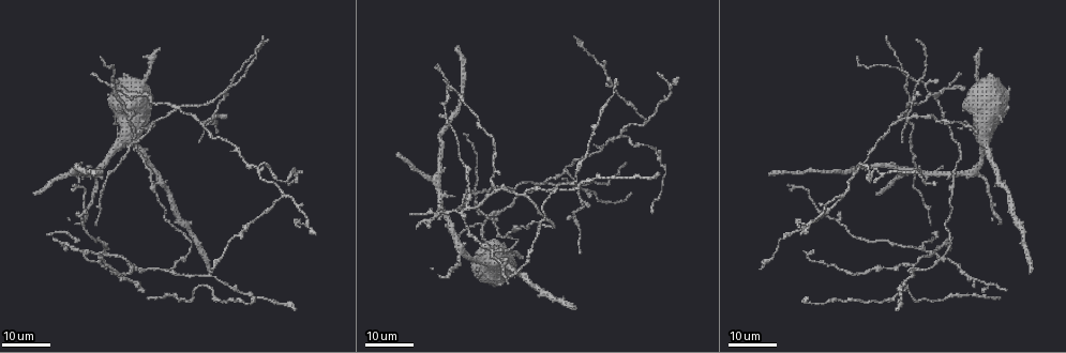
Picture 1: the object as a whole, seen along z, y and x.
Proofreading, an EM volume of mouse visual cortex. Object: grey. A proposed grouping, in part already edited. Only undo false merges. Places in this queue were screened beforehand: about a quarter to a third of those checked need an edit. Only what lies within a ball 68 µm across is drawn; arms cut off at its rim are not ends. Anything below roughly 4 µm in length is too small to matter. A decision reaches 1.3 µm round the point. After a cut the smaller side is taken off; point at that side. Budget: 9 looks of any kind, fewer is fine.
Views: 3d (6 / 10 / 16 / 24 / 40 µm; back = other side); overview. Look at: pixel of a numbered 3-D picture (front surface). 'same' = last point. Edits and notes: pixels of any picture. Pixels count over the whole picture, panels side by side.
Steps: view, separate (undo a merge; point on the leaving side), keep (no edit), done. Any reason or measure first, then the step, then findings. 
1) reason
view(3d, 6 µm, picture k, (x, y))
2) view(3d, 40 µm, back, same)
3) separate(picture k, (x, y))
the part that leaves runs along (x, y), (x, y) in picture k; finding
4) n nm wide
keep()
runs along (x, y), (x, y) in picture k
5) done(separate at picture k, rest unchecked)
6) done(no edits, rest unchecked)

narrows sharply
view(3d, 24 µm, picture 1, (876, 167))

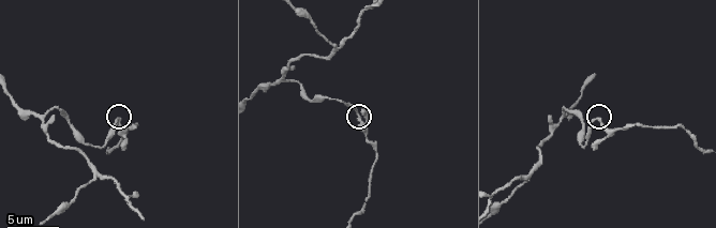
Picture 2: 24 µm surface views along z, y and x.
zoom in
view(3d, 10 µm, picture 2, (357, 109))

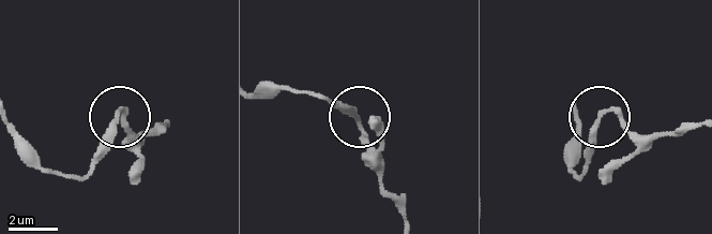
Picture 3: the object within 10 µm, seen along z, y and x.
keep()
runs along (19, 146), (74, 176), (119, 115), (139, 144) in picture 3; continuous, no second cell

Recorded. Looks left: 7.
arms part here
view(3d, 6 µm, picture 2, (97, 176))

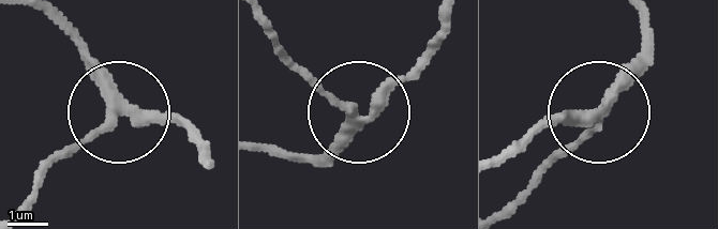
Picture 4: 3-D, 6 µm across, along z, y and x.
270 nm wide
keep()
all the same cell

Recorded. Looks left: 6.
three arms meet
view(3d, 24 µm, picture 1, (468, 209))

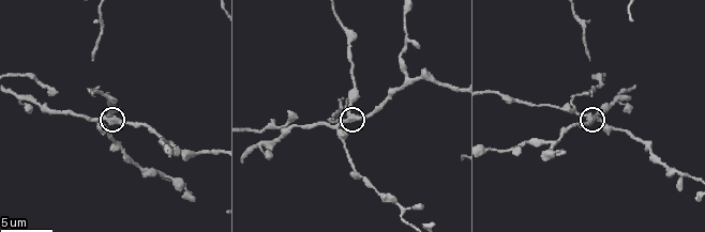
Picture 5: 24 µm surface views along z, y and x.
zoom in
view(3d, 6 µm, picture 5, (588, 116))

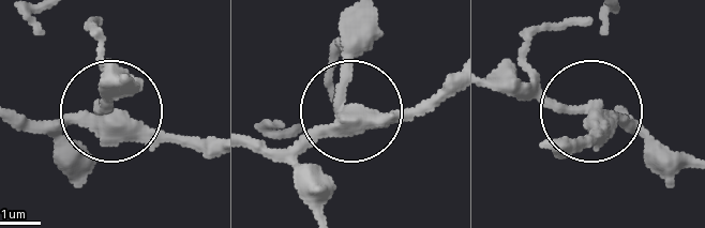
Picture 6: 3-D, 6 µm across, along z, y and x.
separate(picture 6, (110, 95))
the part that leaves runs along (589, 103), (531, 103), (491, 86) in picture 6; a second cell is stuck on

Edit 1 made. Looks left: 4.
redraw
view(overview)

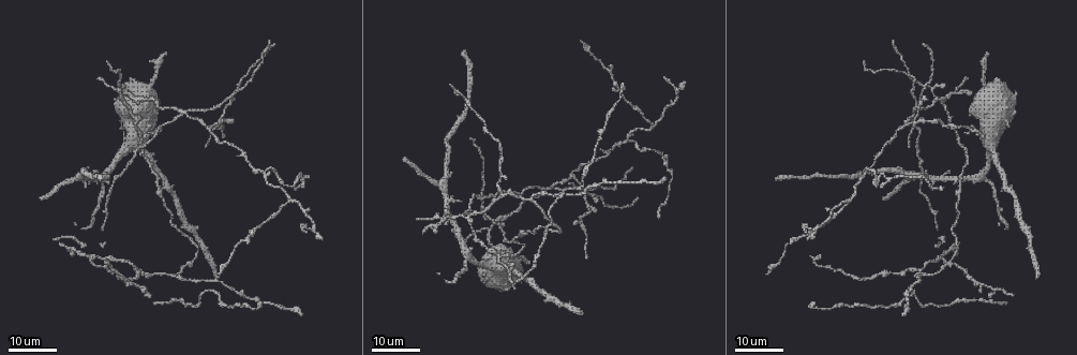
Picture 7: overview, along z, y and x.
a fork
view(3d, 16 µm, picture 7, (501, 193))

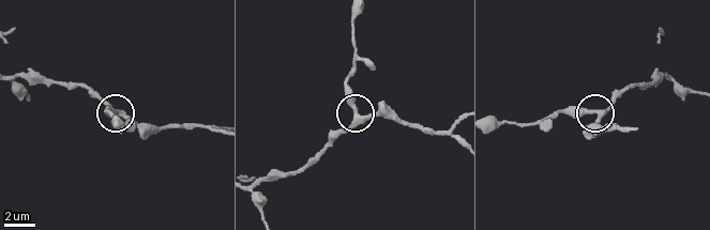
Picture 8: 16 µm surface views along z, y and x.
view(3d, 10 µm, picture 8, (598, 111))

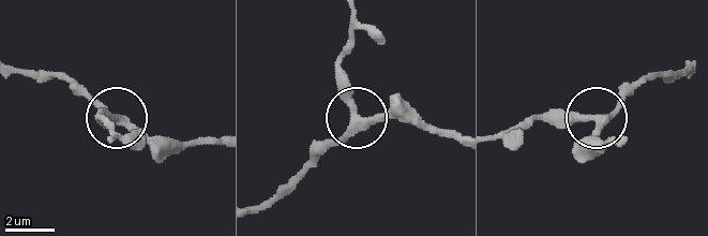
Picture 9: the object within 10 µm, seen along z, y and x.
keep()
runs along (456, 141), (389, 116), (360, 114), (340, 57) in picture 9; one cell here

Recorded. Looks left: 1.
done(separate at picture 6, rest unchecked)

